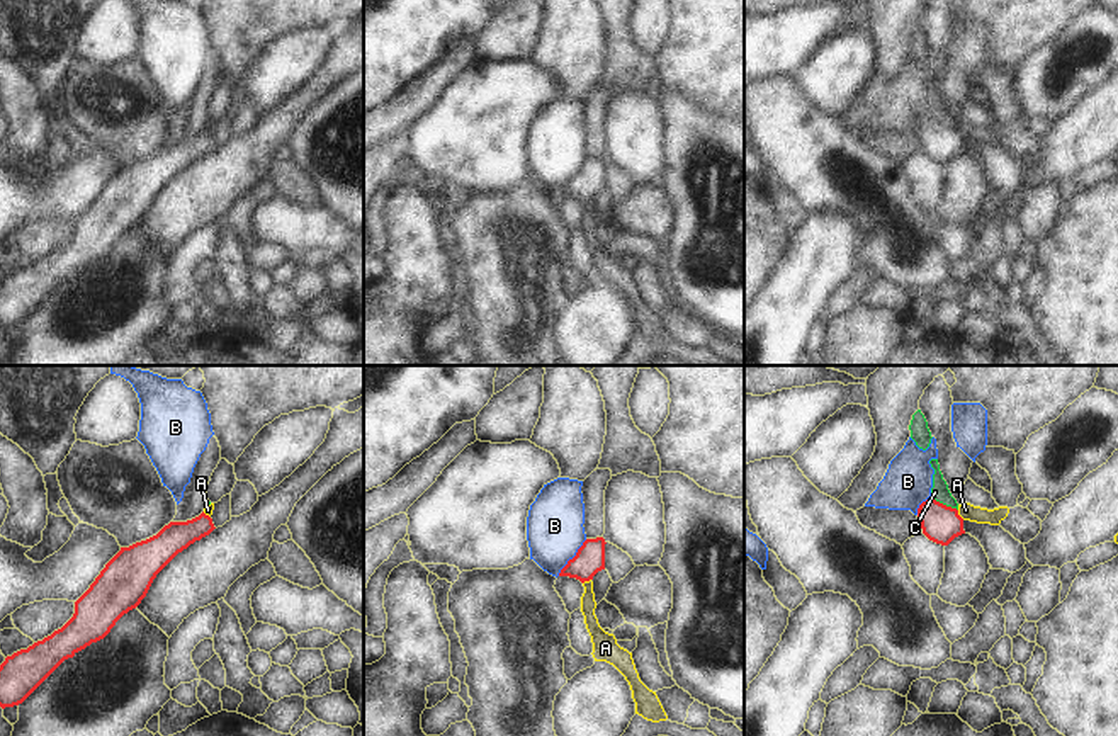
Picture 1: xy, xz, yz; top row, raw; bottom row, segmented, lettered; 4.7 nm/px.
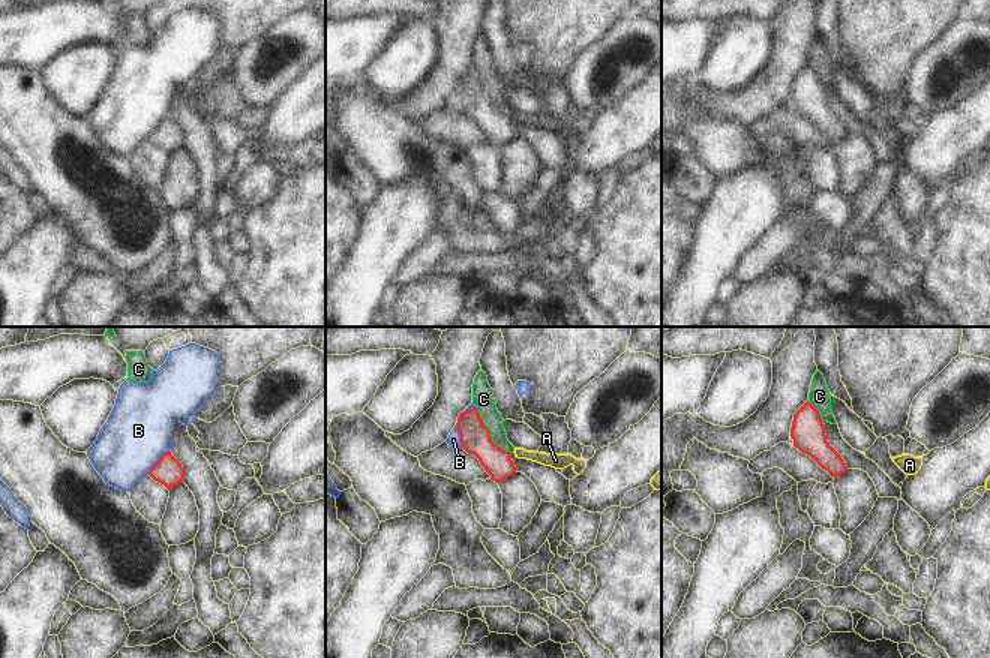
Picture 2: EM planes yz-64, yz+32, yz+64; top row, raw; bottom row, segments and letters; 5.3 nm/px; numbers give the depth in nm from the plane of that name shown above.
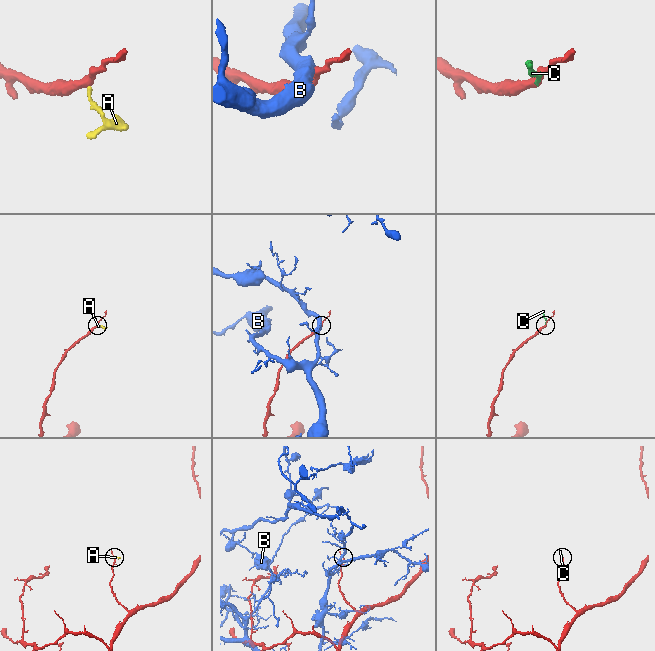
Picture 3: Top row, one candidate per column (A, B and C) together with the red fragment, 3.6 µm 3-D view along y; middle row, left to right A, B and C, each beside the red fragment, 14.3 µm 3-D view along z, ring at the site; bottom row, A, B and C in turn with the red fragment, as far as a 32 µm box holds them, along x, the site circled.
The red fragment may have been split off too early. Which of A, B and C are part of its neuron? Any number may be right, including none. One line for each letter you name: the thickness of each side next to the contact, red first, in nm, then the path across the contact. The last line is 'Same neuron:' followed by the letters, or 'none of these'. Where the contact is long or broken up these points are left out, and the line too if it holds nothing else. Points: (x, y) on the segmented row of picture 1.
Same neuron: none of these

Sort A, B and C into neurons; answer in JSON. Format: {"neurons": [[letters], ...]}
{"neurons": [["A", "C"], ["B"]]}

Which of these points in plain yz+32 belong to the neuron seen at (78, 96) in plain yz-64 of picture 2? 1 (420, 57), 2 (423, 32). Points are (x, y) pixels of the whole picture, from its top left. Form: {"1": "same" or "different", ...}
{"1": "same", "2": "same"}

